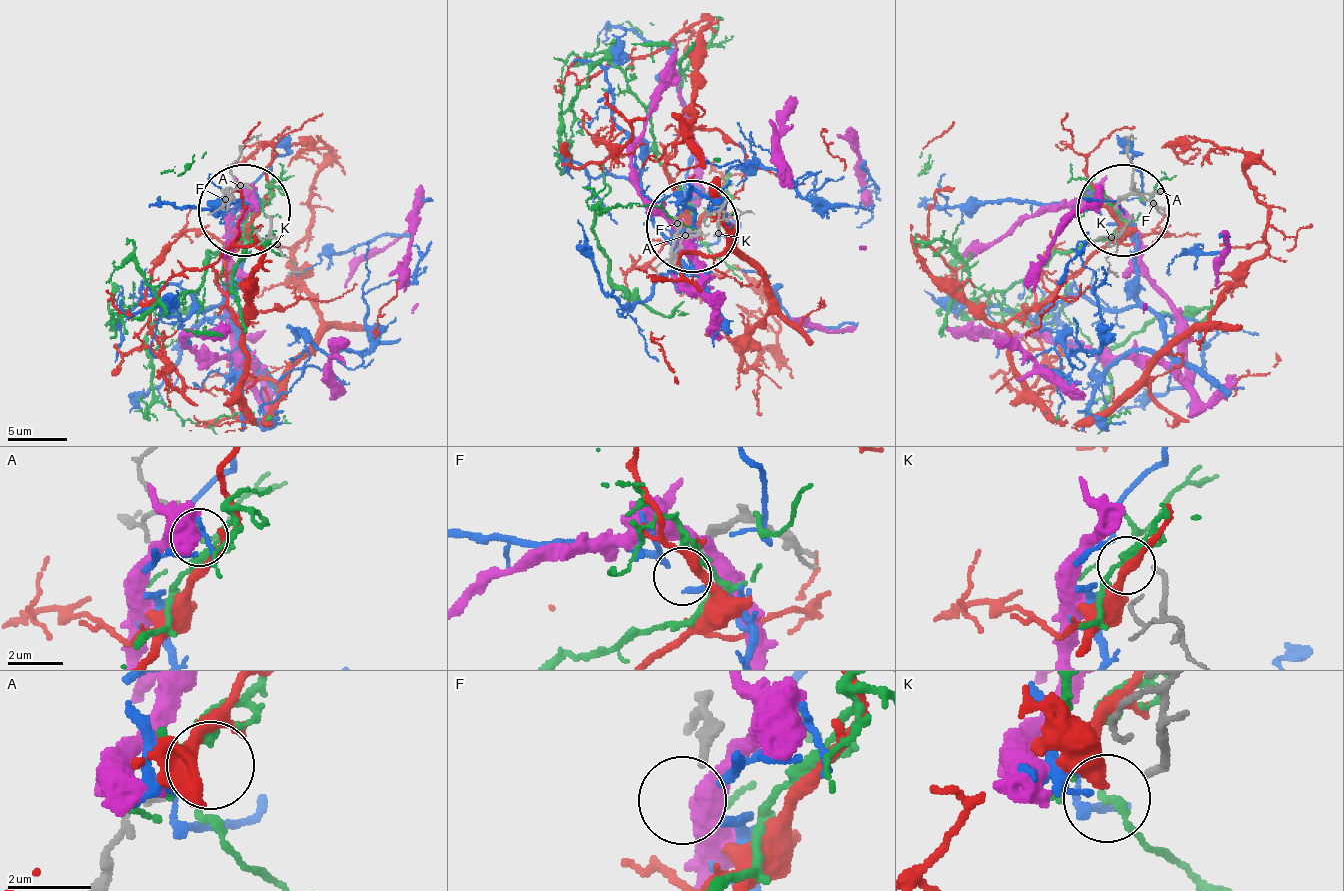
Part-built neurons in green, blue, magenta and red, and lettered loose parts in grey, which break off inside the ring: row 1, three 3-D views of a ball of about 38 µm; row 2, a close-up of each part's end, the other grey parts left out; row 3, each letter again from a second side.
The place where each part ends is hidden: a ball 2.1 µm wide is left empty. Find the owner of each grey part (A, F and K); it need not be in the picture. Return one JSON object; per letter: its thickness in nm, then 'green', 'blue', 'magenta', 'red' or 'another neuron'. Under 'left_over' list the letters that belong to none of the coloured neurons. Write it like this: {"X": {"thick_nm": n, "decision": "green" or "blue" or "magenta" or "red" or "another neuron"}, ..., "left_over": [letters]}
{"A": {"thick_nm": 180, "decision": "red"}, "F": {"thick_nm": 220, "decision": "another neuron"}, "K": {"thick_nm": 180, "decision": "another neuron"}, "left_over": ["F", "K"]}

